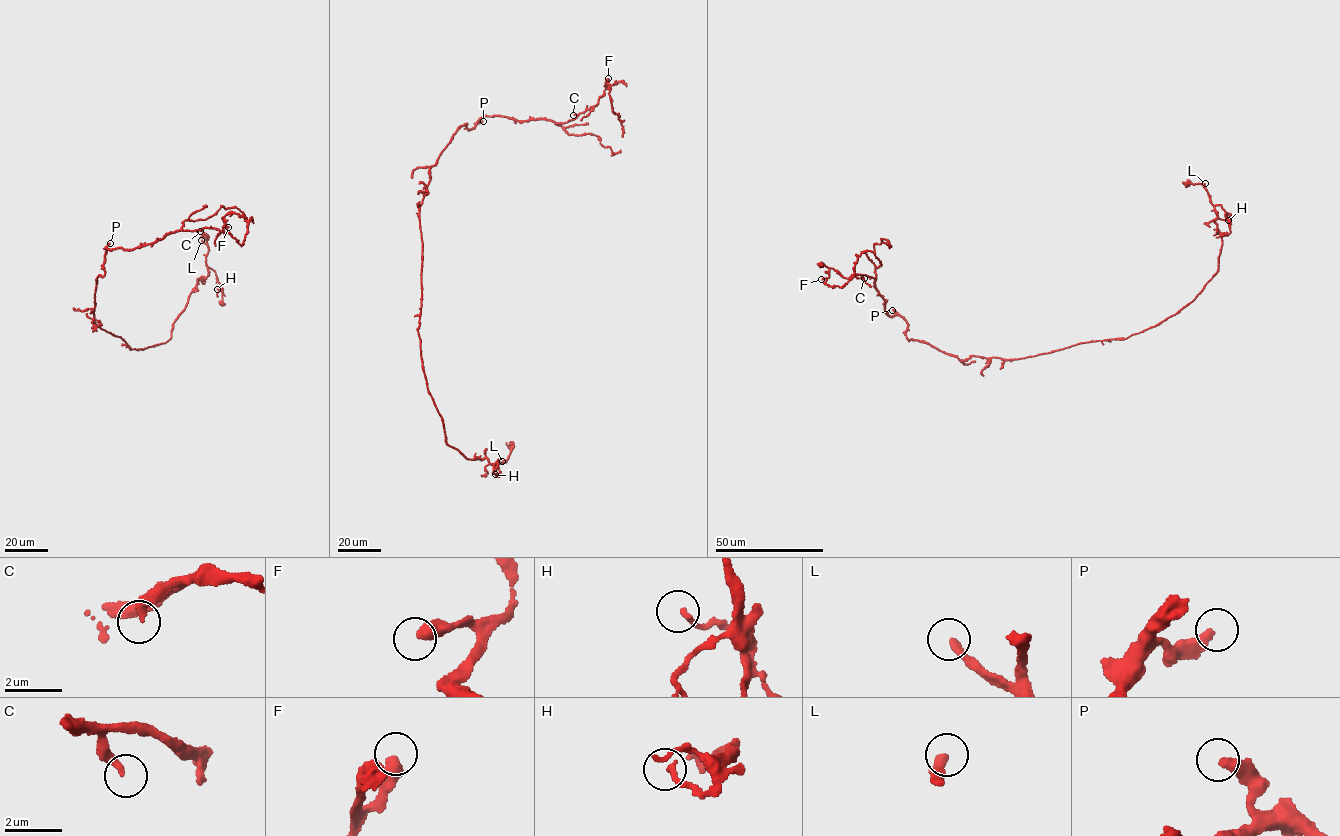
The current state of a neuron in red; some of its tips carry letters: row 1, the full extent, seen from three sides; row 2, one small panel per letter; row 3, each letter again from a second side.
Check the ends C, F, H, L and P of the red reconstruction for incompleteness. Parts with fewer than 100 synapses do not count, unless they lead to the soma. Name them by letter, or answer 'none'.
L

